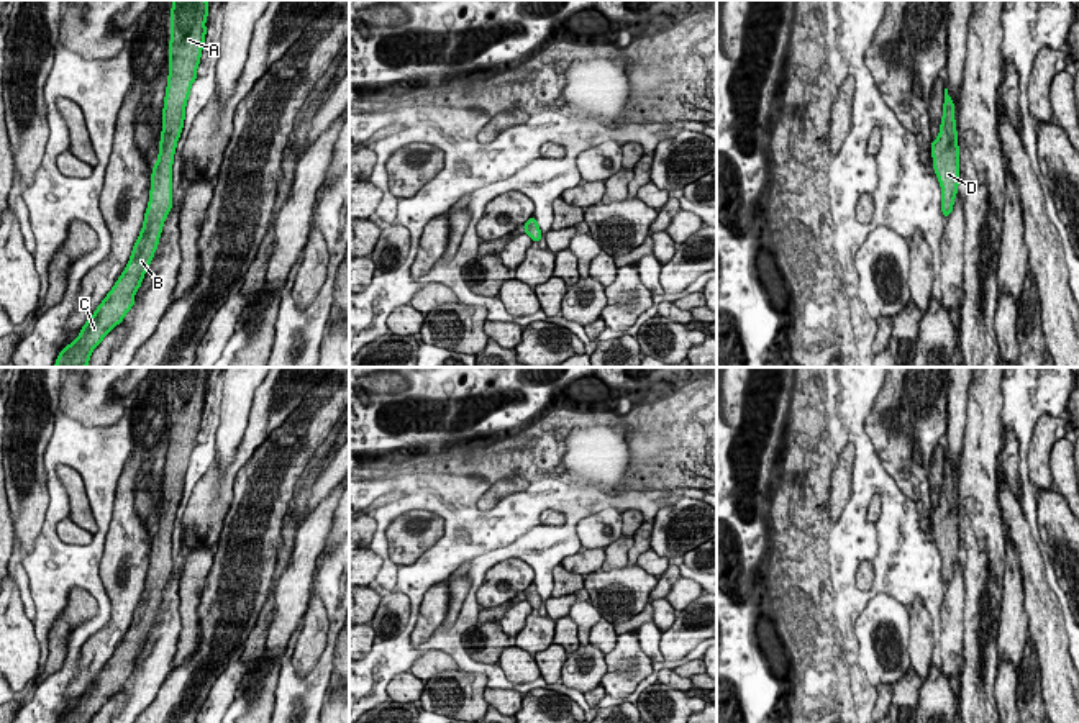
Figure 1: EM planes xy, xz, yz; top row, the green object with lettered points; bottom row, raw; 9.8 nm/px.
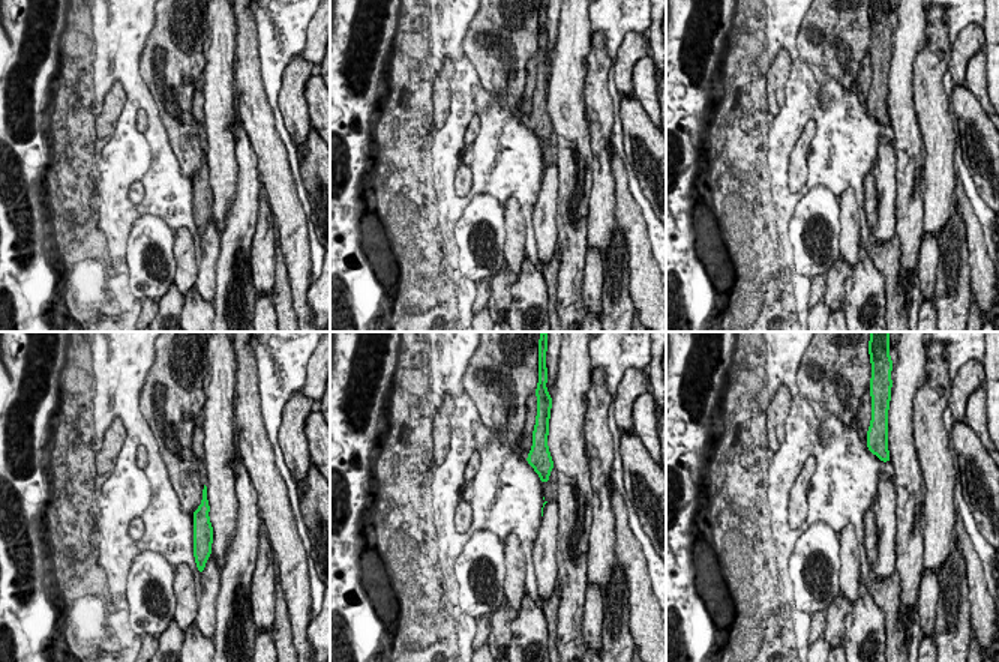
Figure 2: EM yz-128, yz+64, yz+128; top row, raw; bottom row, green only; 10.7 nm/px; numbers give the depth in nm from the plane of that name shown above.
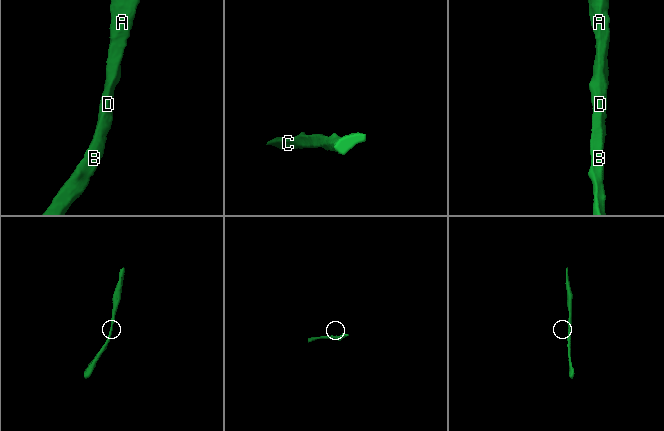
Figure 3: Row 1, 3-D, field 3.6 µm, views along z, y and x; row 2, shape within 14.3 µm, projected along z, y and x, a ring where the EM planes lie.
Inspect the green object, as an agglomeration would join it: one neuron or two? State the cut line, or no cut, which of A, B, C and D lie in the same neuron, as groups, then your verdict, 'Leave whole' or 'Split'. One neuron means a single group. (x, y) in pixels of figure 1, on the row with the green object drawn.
No split. Groups: A B C D. Leave whole

